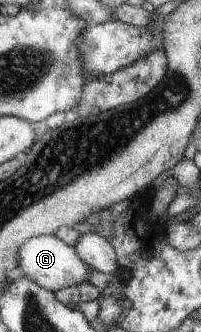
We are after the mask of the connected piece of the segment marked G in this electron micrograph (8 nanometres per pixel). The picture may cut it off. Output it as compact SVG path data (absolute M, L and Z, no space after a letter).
M42 235L29 238L29 240L21 244L21 249L18 252L19 267L17 274L27 276L37 286L41 286L41 288L53 293L63 288L86 284L89 282L90 272L94 272L77 256L75 248L68 246L55 236Z

